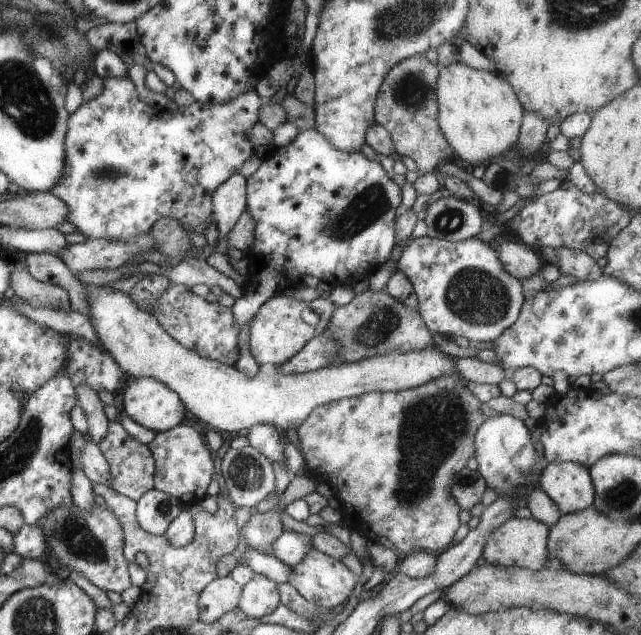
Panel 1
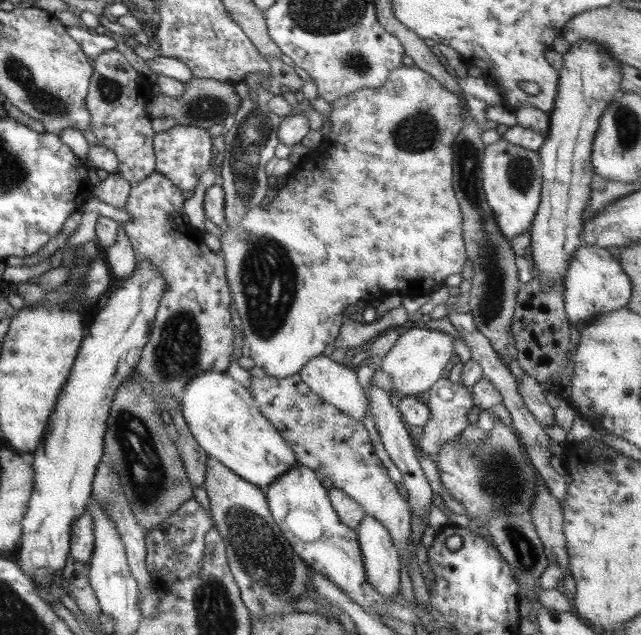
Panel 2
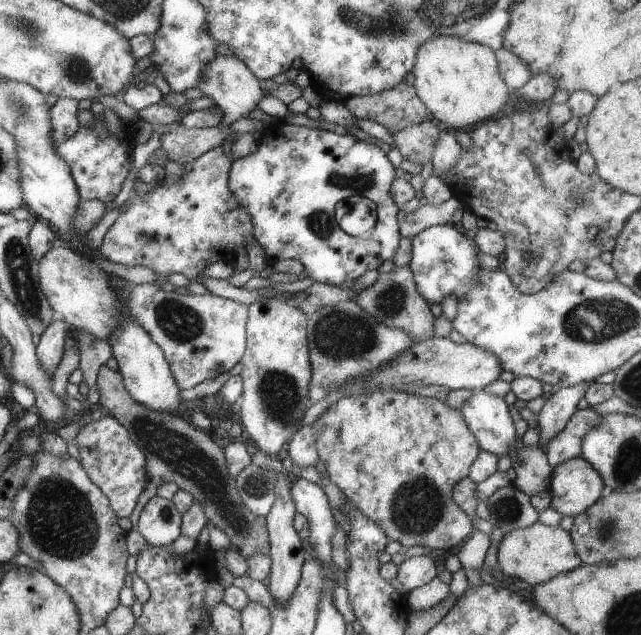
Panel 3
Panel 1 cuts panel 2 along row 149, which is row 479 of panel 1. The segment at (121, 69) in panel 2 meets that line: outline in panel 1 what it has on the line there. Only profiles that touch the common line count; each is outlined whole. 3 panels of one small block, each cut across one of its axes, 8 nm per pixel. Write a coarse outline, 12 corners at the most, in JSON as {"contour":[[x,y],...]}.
{"contour":[[110,422],[96,444],[109,486],[139,500],[153,489],[147,445]]}

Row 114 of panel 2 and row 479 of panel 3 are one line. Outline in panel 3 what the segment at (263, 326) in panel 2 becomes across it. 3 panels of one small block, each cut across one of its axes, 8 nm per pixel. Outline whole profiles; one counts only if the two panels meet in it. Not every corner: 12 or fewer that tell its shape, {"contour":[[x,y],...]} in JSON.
{"contour":[[373,390],[312,422],[389,541],[455,548],[480,448],[459,409]]}

